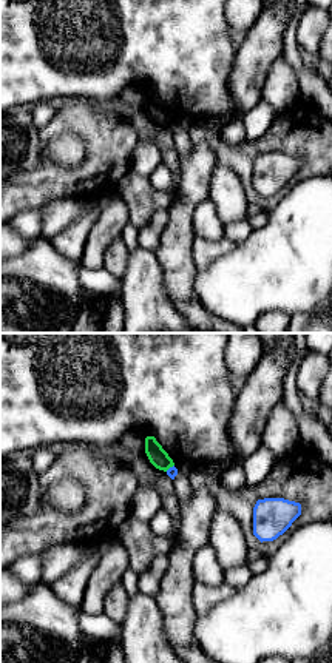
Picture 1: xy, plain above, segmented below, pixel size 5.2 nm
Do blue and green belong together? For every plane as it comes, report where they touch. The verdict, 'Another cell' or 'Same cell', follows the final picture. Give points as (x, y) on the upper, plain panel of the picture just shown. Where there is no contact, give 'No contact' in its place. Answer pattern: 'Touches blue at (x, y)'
Touches blue at (170, 122)

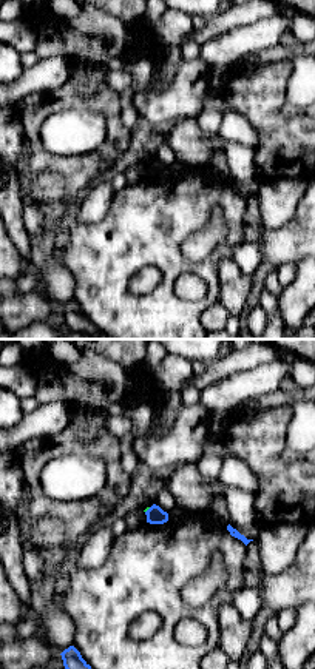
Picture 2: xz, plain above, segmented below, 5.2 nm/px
Touches blue at (147, 165)

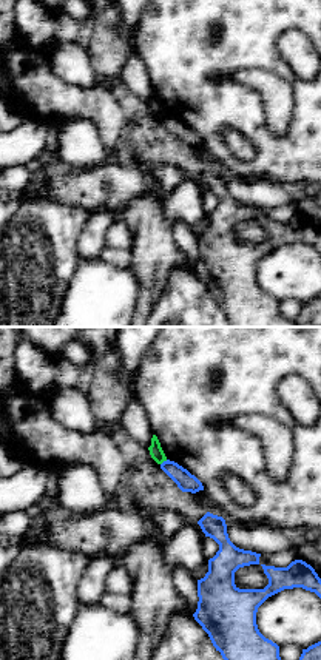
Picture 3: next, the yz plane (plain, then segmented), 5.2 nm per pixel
Touches blue at (164, 116)

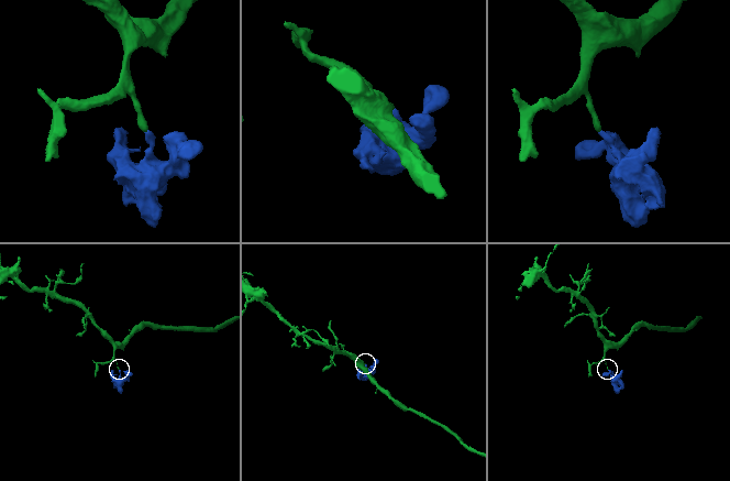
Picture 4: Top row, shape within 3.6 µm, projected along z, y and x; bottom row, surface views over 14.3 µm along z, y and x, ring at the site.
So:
Another cell

